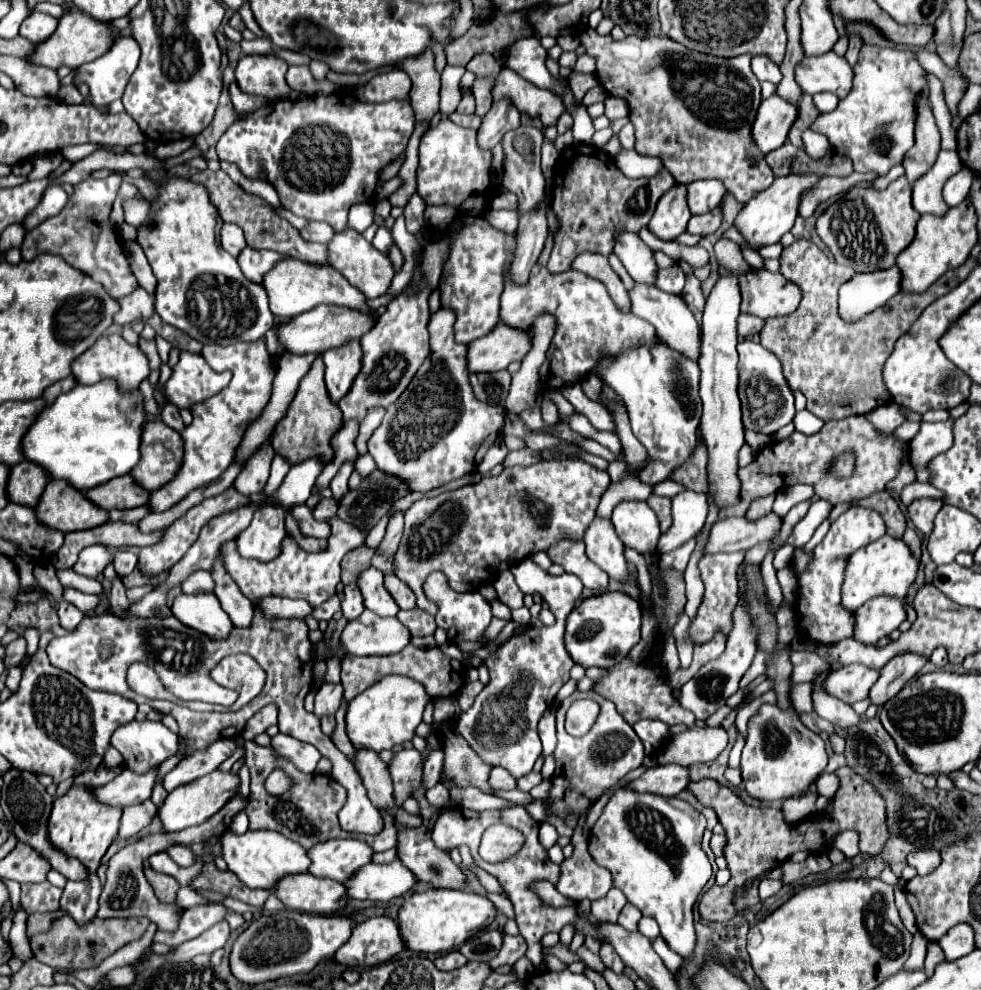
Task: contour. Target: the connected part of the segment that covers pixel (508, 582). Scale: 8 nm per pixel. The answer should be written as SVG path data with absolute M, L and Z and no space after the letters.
M510 570L502 572L502 574L496 578L494 590L496 590L498 598L500 598L506 606L510 606L510 608L522 608L522 606L524 606L524 604L522 604L522 596L524 596L524 594L522 594L520 588L516 586L514 576L512 576Z

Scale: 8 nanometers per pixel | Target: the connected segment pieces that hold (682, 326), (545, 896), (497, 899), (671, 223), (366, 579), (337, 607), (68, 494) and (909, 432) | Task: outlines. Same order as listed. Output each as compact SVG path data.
M636 284L634 290L630 292L630 298L632 298L634 316L650 322L656 328L658 338L666 340L666 344L670 344L670 348L678 348L678 352L686 352L686 356L690 356L690 360L698 362L700 344L702 344L702 328L696 322L690 308L686 306L686 302L682 300L682 296L662 292L658 288L650 288L646 284Z
M538 880L538 882L530 884L530 888L532 888L532 892L534 892L544 904L550 904L550 906L554 906L554 908L564 908L566 904L576 906L570 898L562 896L560 892L556 892L556 888L554 888L550 882L546 882L546 880L542 880L542 882Z
M488 894L488 898L492 900L492 904L498 908L498 914L506 916L506 918L514 918L514 908L512 908L512 902L500 894Z
M676 184L666 192L666 196L660 198L656 212L648 224L648 230L664 240L672 242L682 232L686 232L686 224L690 220L690 210L686 204L686 184Z
M368 568L360 574L358 588L364 596L364 606L378 616L396 616L400 608L394 602L394 598L388 594L388 590L384 588L382 578L384 574L376 568Z
M337 594L331 596L328 601L324 602L320 608L314 609L312 616L317 620L329 621L333 615L341 610L341 601Z
M64 480L48 482L34 512L40 524L56 528L62 534L90 530L108 520L106 510L90 504L82 492L70 488Z
M904 422L904 424L900 424L900 426L894 430L894 436L898 436L900 440L912 440L912 438L918 434L918 428L920 428L920 424Z

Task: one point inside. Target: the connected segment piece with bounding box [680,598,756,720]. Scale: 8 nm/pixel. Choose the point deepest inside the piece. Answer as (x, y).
(716, 681)

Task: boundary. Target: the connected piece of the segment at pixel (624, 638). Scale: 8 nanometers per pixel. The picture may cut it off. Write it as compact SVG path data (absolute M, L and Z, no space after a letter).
M606 592L586 598L566 620L564 646L570 658L584 666L612 668L622 662L630 648L640 640L640 604L624 592Z

